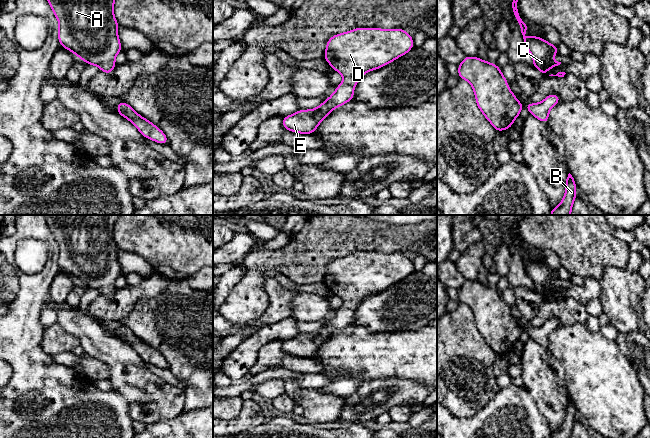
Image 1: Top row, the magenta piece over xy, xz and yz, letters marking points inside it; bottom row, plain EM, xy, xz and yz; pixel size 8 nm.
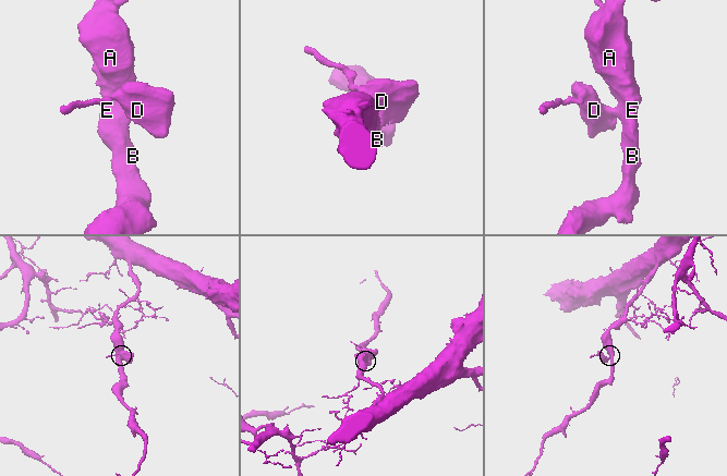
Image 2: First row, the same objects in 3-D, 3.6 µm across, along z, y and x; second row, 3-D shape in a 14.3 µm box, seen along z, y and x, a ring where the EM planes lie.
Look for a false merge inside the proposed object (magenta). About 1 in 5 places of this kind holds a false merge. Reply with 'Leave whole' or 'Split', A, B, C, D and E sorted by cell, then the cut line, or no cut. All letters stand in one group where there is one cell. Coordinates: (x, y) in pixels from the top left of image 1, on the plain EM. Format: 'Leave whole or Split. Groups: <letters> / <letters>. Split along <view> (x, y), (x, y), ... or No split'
Leave whole. Groups: A B C D E. No split

